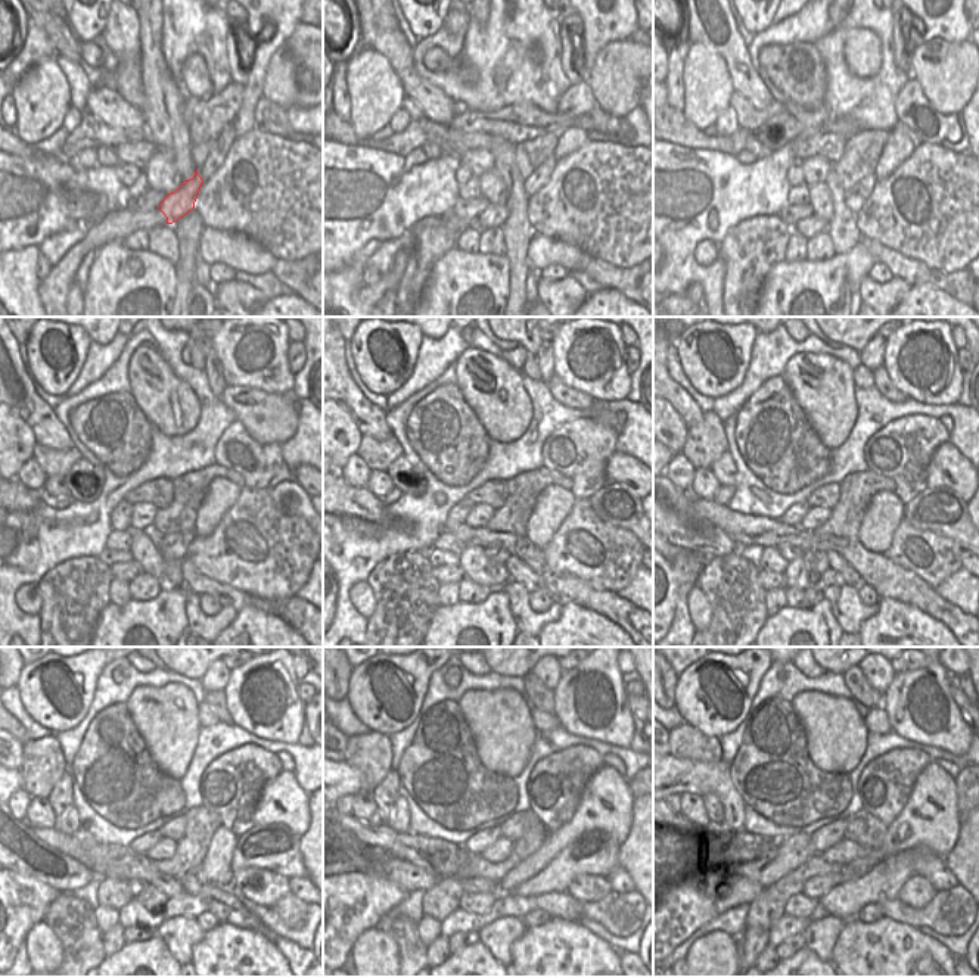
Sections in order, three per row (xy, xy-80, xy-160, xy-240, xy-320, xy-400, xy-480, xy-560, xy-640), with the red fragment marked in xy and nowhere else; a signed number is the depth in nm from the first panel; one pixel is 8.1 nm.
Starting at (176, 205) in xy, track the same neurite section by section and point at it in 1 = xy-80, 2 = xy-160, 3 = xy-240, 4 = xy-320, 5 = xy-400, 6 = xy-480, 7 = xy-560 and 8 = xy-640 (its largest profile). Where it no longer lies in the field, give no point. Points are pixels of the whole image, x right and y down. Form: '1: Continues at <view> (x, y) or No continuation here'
1: Continues at xy-80 (494, 215)
2: Continues at xy-160 (811, 226)
3: Continues at xy-240 (127, 572)
4: Continues at xy-320 (444, 573)
5: Continues at xy-400 (767, 579)
6: Continues at xy-480 (106, 917)
7: Continues at xy-560 (428, 927)
8: Continues at xy-640 (754, 940)

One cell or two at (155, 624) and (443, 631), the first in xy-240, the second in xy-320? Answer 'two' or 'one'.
one

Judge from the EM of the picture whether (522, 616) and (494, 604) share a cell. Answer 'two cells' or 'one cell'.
two cells

